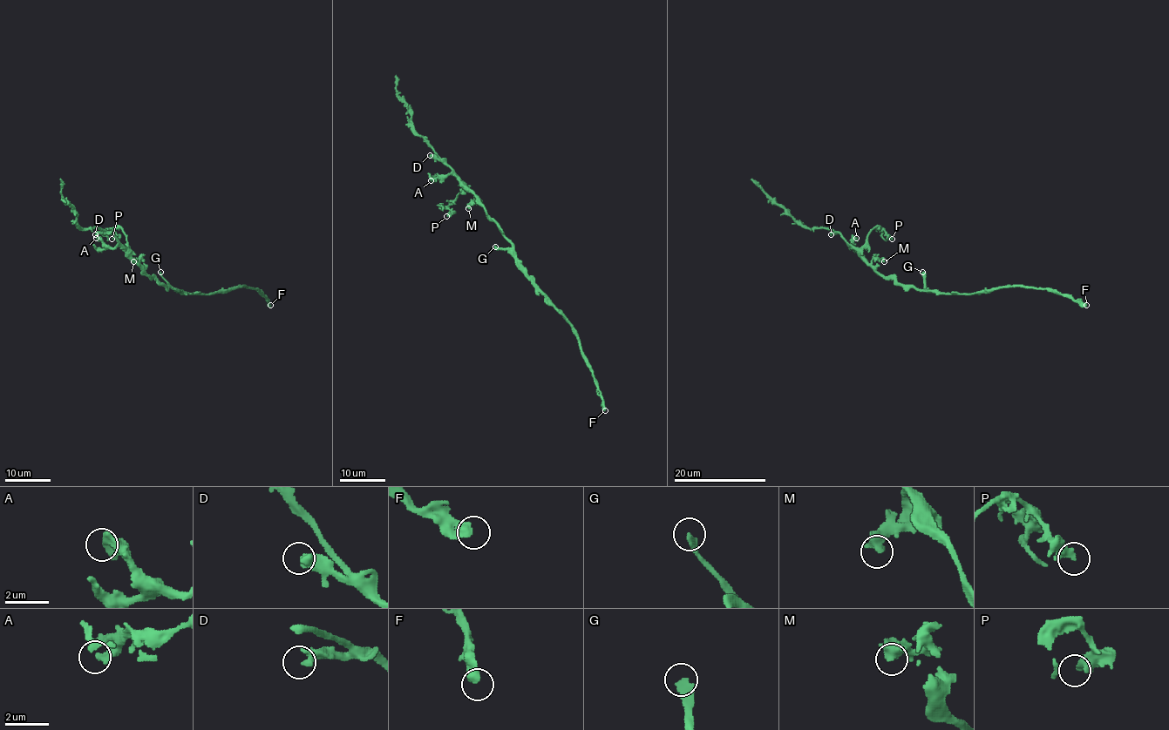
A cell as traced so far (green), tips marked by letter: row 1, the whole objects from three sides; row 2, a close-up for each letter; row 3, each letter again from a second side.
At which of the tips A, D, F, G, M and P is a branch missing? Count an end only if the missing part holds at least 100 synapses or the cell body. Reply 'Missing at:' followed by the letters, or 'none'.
Missing at: G

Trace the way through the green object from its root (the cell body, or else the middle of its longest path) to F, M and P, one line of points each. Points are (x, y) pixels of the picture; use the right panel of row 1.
F: (904, 287), (958, 294), (987, 293), (991, 288), (1002, 286), (1036, 287), (1064, 294), (1086, 305)
M: (904, 287), (891, 278), (882, 277), (871, 265), (873, 259), (884, 261)
P: (904, 287), (891, 278), (882, 277), (861, 253), (866, 235), (874, 227), (880, 226), (892, 239)

